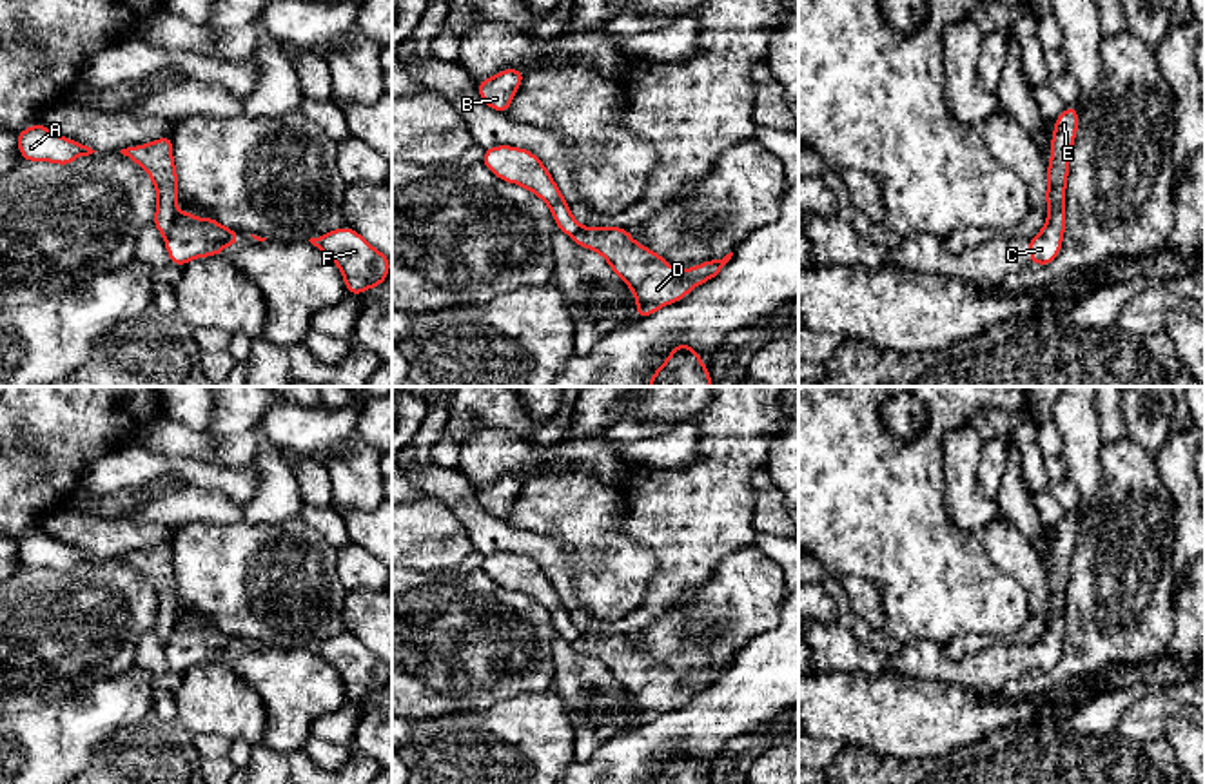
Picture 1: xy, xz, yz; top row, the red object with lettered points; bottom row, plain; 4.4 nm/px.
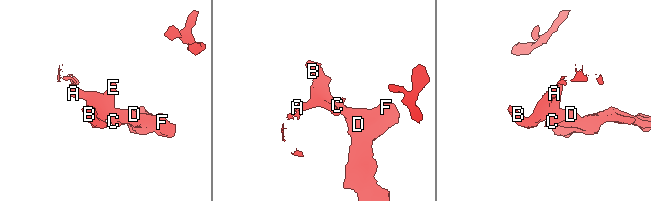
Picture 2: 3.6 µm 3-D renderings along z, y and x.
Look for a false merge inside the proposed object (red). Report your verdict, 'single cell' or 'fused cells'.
fused cells

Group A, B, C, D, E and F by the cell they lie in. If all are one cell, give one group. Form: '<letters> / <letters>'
A B E / C D F

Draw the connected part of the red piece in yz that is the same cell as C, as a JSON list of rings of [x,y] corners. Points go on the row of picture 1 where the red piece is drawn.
[[[1065,205],[1056,207],[1043,225],[1043,229],[1027,245],[1031,249],[1029,265],[1051,265],[1062,250],[1065,232]]]

